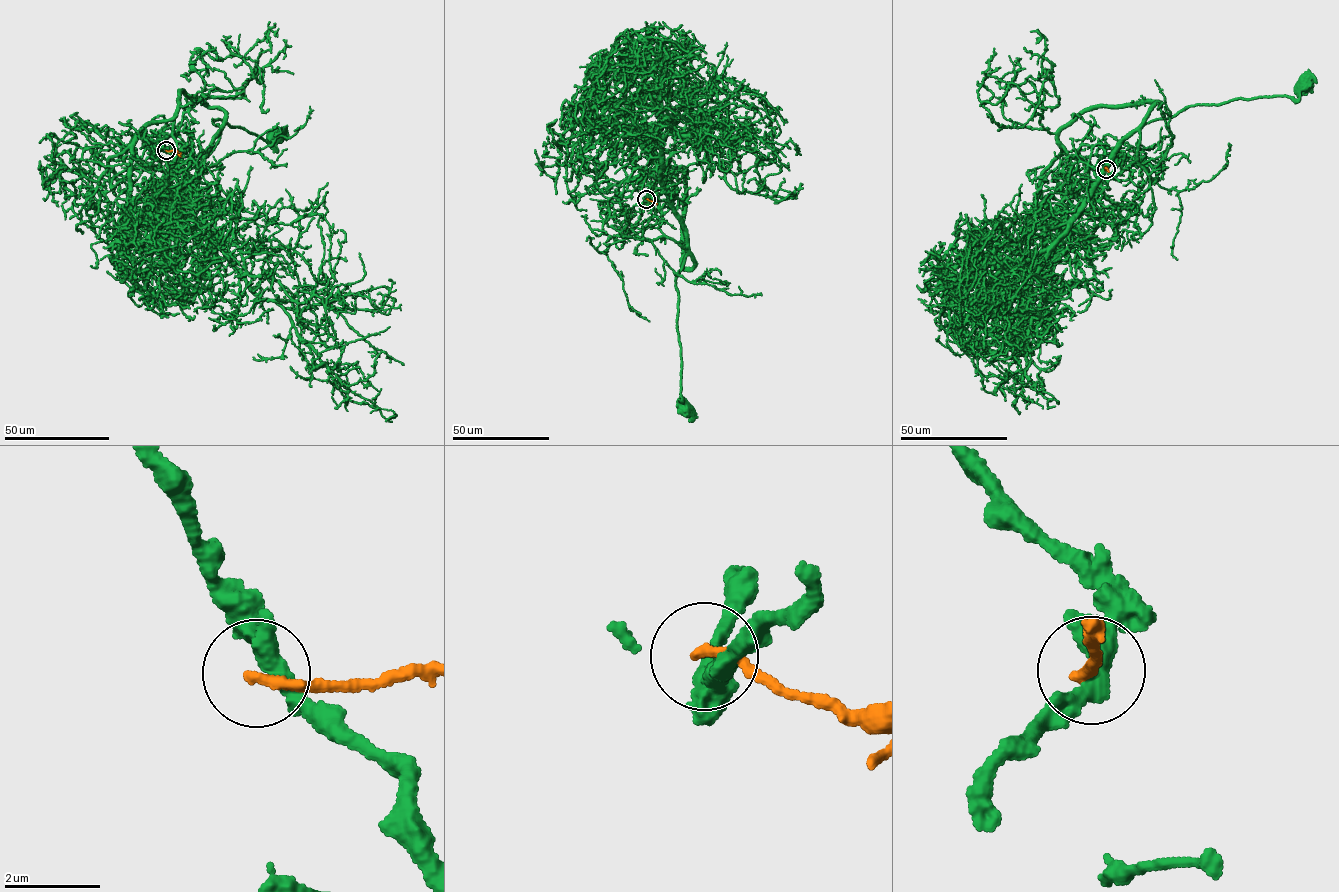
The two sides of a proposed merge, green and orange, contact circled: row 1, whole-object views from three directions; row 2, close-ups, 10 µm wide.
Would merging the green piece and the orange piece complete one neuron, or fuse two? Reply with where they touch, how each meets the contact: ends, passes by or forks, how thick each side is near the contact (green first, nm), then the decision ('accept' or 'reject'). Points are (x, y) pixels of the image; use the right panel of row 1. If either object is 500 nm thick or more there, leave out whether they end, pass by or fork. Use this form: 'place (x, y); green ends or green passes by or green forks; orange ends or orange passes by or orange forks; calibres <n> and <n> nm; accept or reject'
place (1106, 169); green passes by; orange ends; calibres 420 and 220 nm; reject

